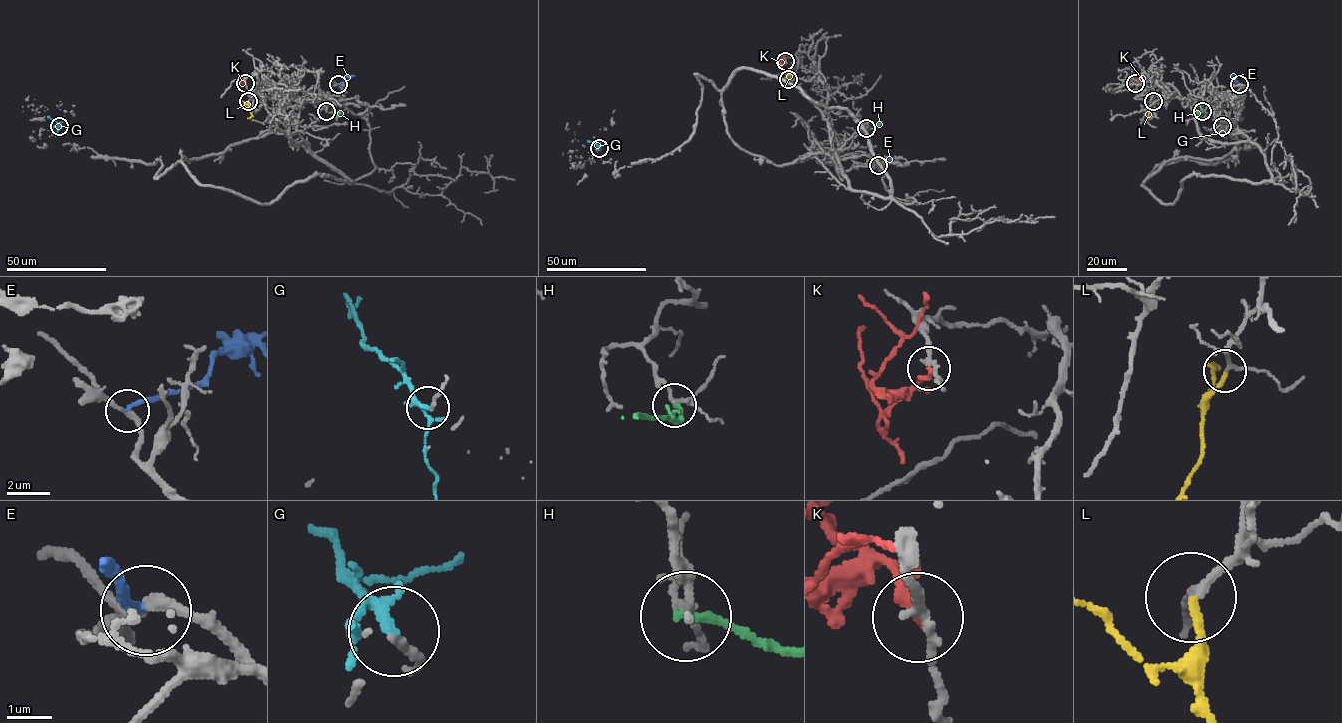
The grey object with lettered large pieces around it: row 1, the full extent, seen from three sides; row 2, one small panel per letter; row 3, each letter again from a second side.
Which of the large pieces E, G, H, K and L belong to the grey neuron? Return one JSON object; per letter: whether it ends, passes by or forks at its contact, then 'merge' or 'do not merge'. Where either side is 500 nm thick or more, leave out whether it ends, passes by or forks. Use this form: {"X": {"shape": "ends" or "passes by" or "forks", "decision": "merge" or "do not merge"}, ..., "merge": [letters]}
{"E": {"shape": "ends", "decision": "do not merge"}, "G": {"shape": "passes by", "decision": "do not merge"}, "H": {"shape": "ends", "decision": "do not merge"}, "K": {"shape": "ends", "decision": "do not merge"}, "L": {"shape": "ends", "decision": "merge"}, "merge": ["L"]}

